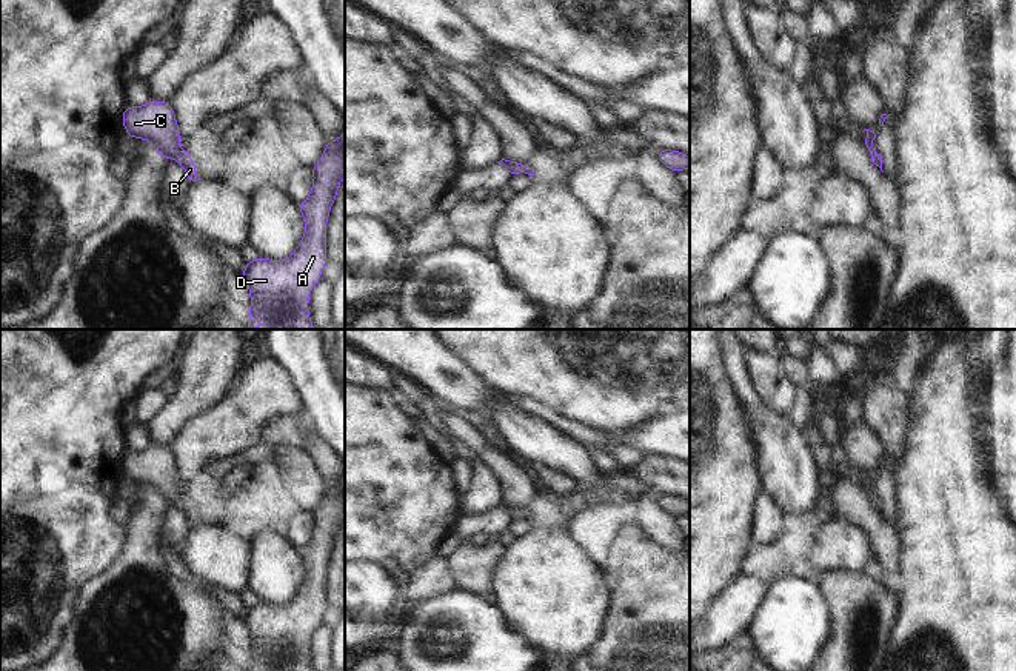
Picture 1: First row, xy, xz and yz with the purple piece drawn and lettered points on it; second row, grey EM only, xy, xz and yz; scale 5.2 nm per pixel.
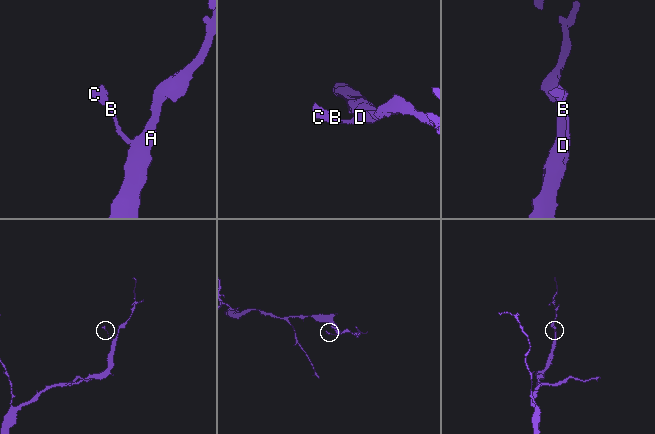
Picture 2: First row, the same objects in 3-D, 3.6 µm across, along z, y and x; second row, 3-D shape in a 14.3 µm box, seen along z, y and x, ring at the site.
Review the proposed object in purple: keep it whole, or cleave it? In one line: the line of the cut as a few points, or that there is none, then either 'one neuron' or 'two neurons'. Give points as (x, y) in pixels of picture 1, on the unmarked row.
cut none; one neuron

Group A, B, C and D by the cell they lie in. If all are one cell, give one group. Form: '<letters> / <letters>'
A B C D

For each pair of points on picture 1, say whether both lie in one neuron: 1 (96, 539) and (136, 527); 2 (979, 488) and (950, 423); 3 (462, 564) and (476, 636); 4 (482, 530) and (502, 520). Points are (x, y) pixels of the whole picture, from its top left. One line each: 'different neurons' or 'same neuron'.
1: different neurons
2: same neuron
3: different neurons
4: same neuron

